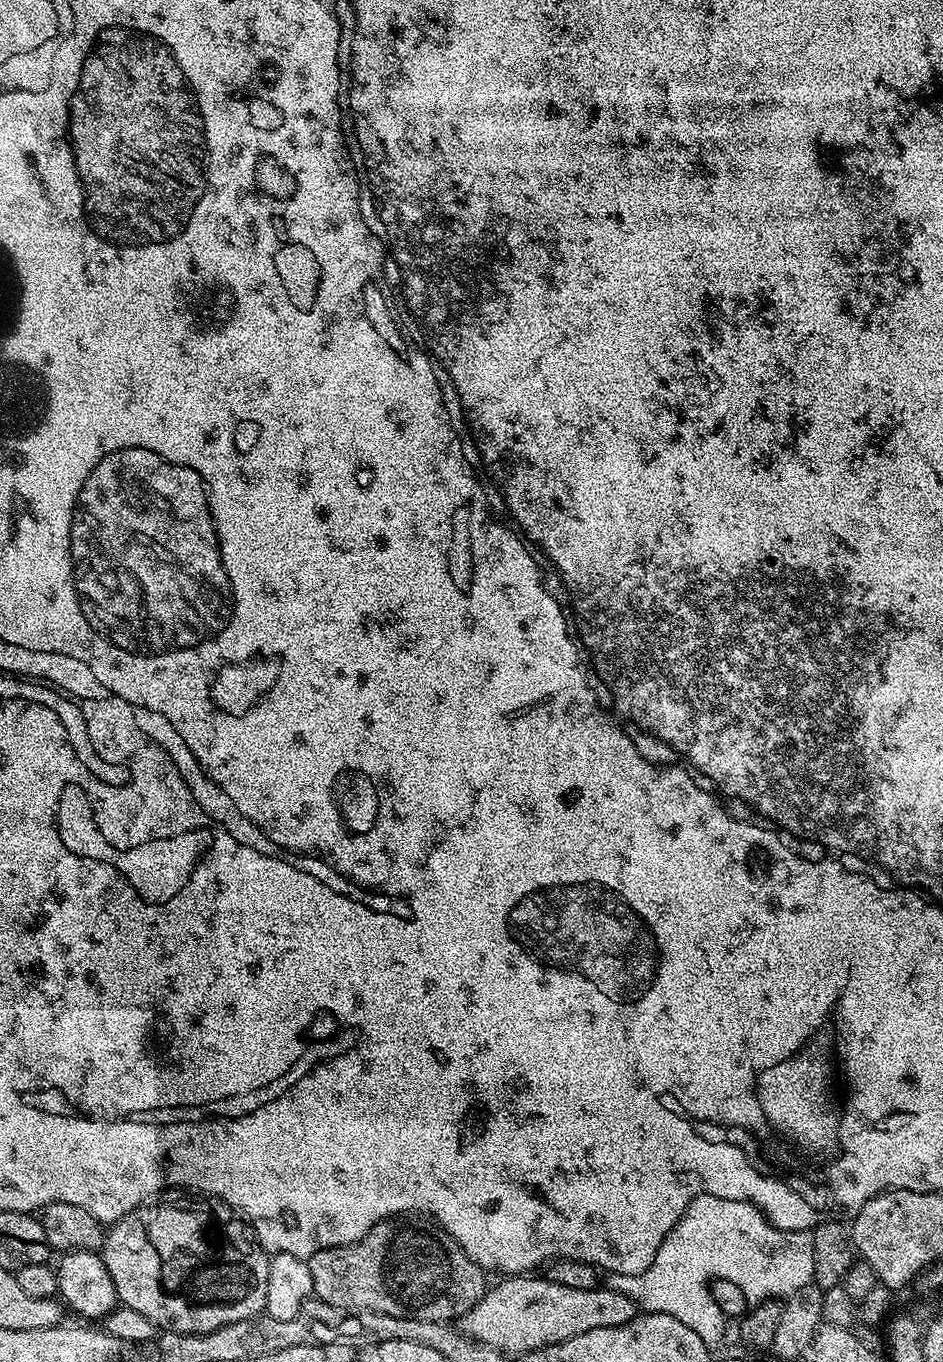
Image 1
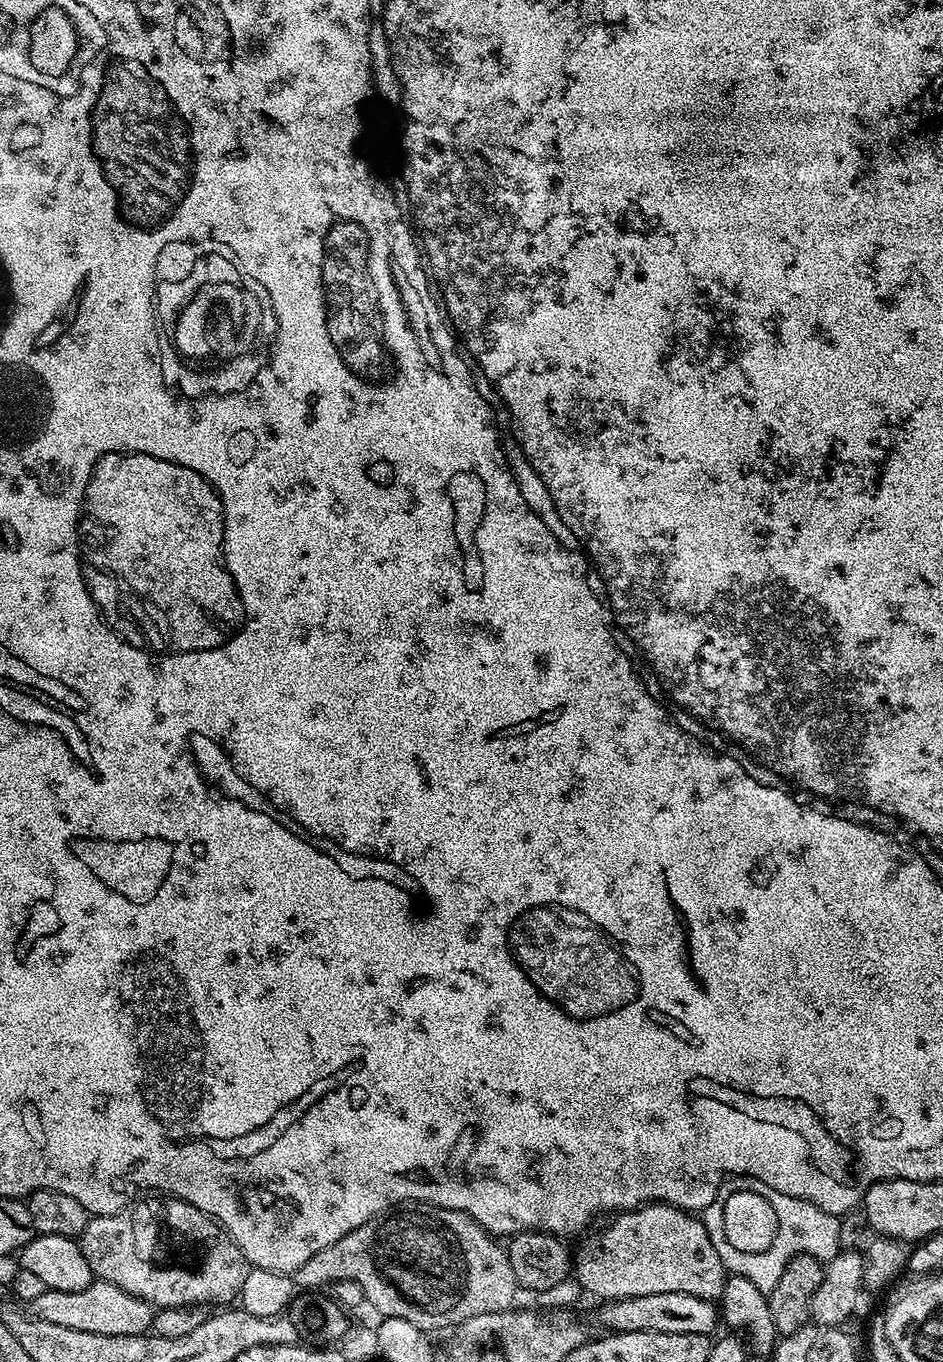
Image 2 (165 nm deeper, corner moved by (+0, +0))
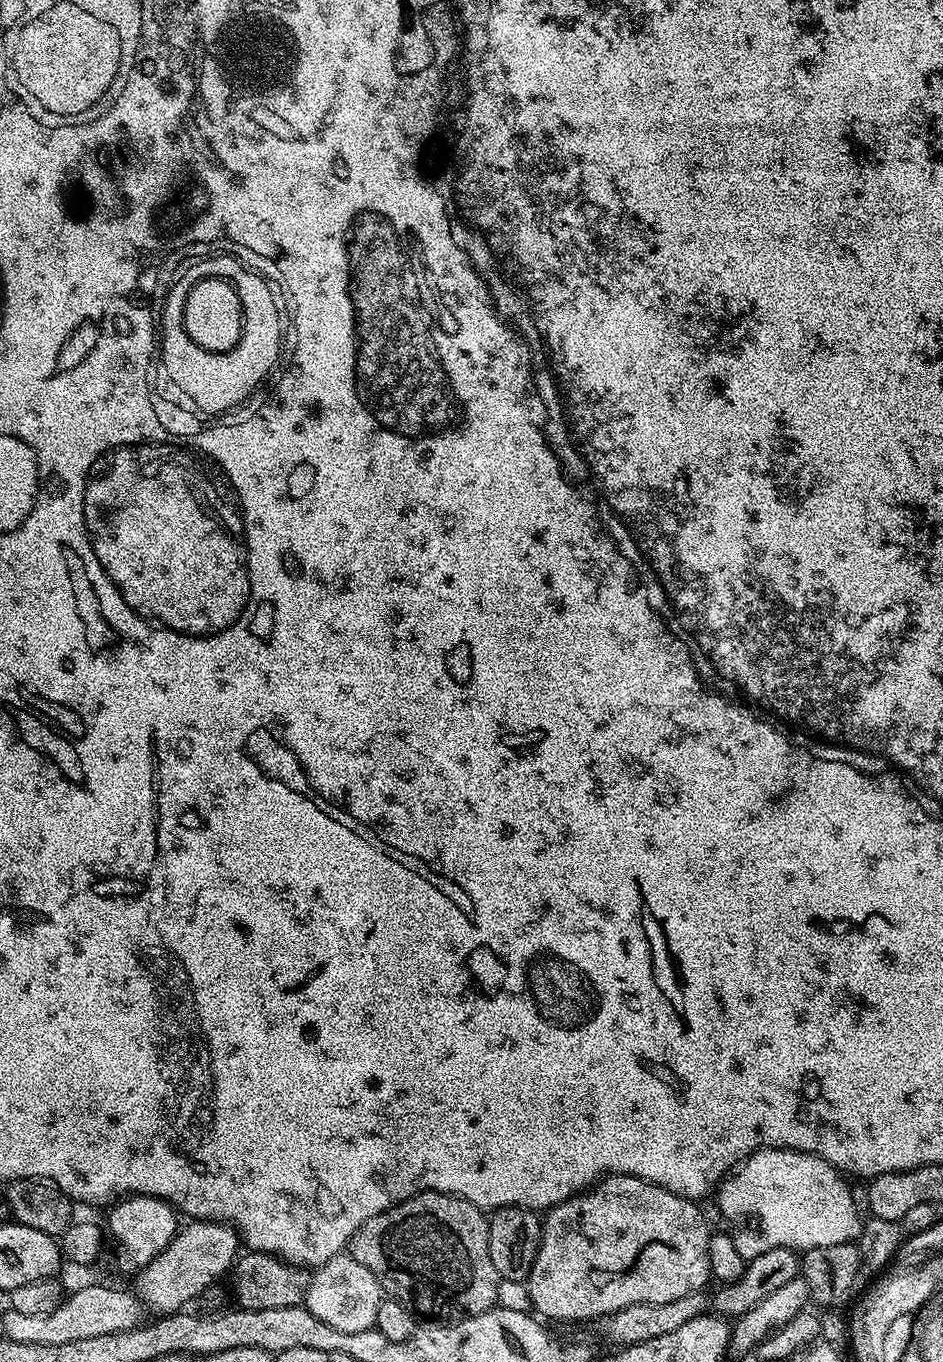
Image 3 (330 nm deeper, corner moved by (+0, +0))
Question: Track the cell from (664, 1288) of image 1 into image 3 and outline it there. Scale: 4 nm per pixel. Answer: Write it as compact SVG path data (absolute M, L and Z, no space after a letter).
M760 1148L747 1157L719 1185L718 1192L719 1195L749 1196L752 1199L752 1201L740 1200L728 1208L730 1219L744 1220L747 1216L752 1216L753 1222L756 1223L740 1224L736 1232L731 1233L732 1240L738 1246L738 1254L746 1258L751 1258L756 1253L765 1252L771 1248L807 1250L822 1246L851 1244L859 1241L862 1236L862 1213L854 1206L849 1181L837 1172L833 1164L809 1152L796 1152L792 1148Z

